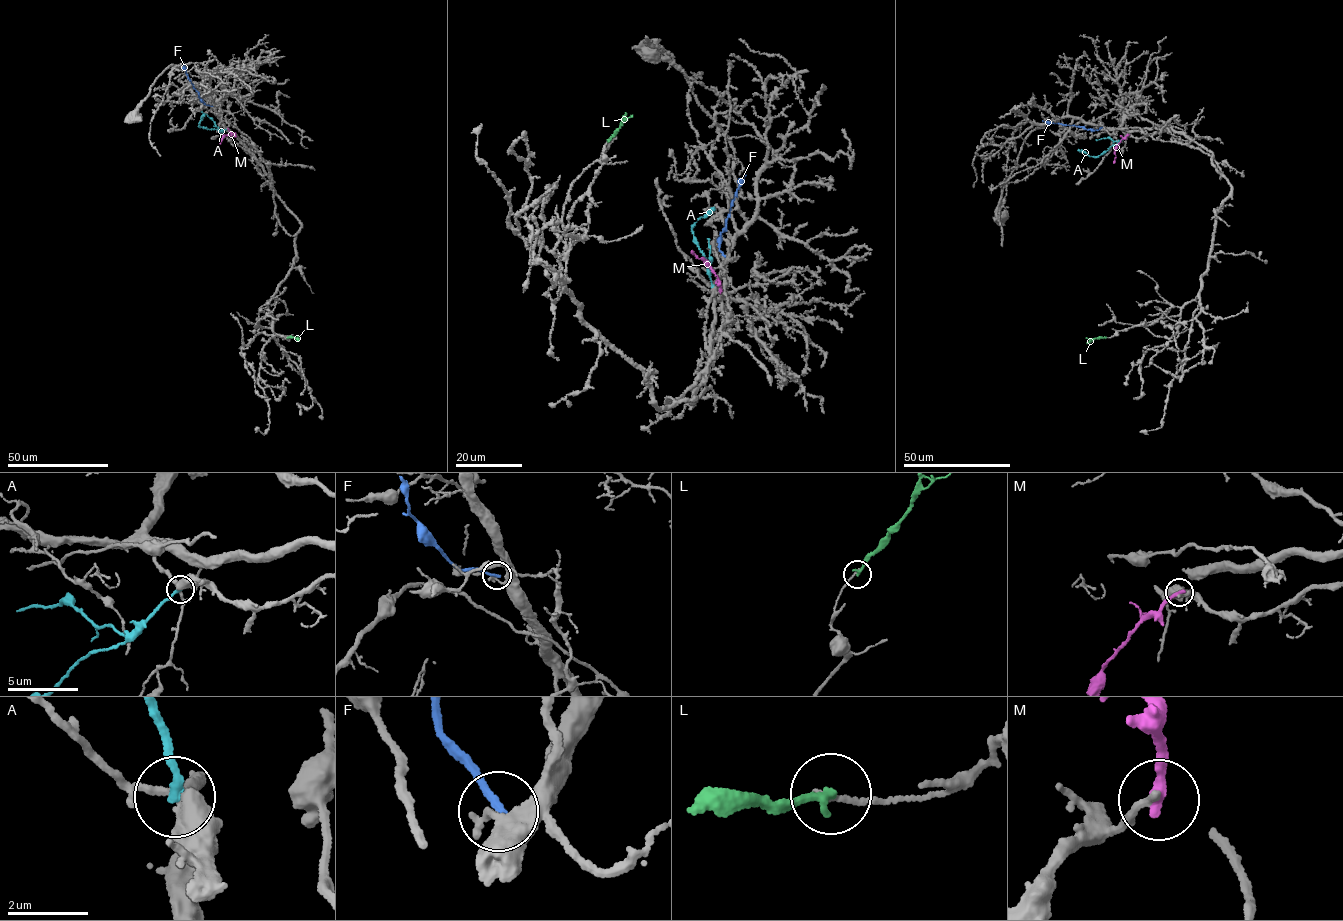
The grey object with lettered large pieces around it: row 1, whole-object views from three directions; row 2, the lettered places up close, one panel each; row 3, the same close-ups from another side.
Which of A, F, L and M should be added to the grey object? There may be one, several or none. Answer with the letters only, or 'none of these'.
none of these

